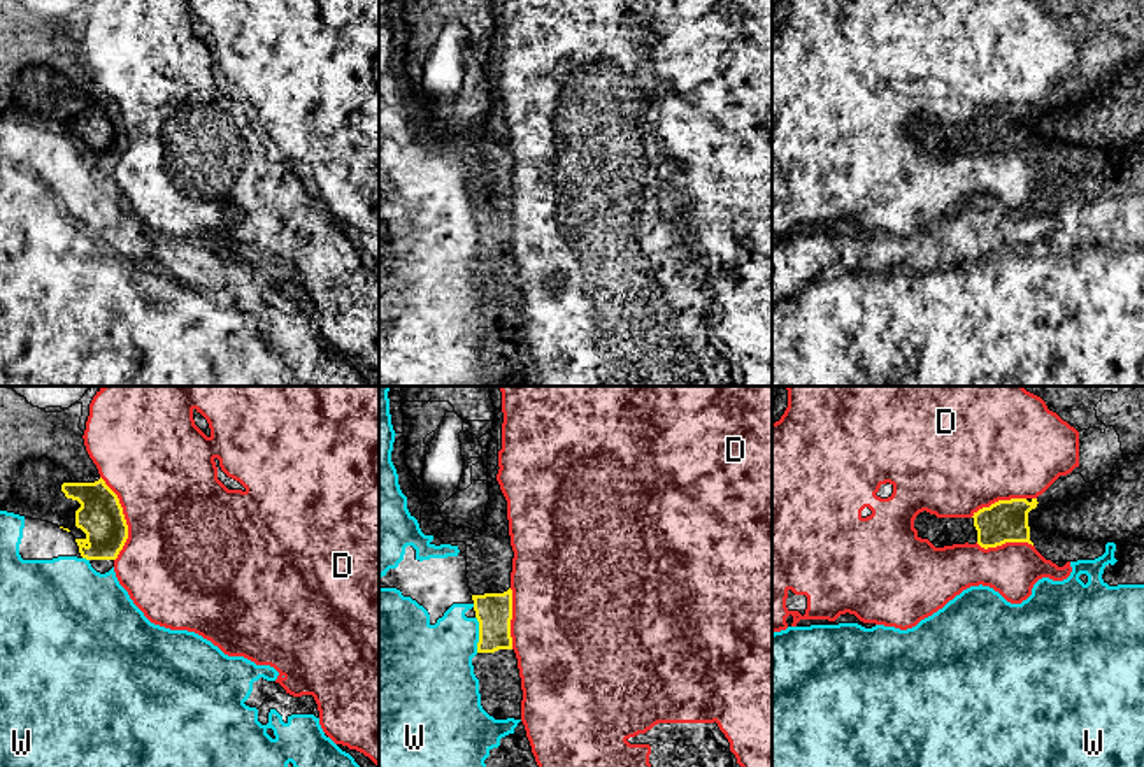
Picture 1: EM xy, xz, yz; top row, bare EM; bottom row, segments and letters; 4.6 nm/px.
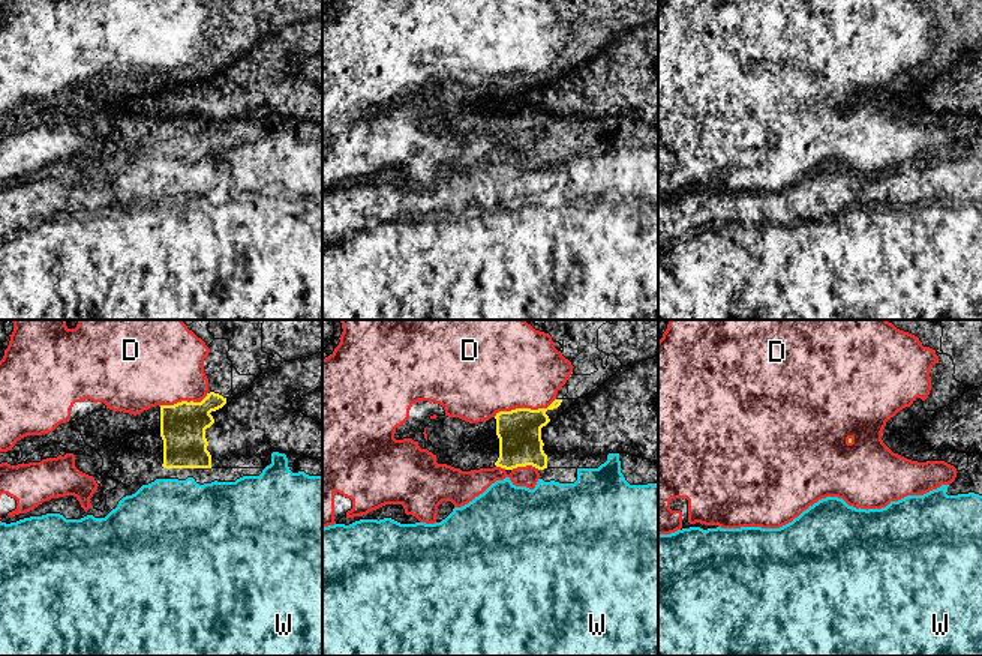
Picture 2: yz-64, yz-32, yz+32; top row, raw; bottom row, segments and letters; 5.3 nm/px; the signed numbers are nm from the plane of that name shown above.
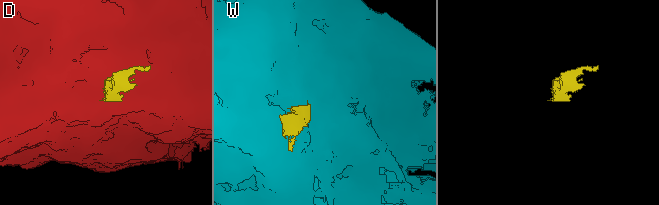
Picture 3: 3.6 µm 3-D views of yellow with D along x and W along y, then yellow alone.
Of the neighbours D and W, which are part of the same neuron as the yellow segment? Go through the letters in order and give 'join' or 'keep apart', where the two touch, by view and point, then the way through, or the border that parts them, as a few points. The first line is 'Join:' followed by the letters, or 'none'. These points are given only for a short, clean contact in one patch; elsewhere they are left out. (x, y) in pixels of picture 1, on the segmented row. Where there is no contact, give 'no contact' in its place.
Join: none
D: keep apart; contact xy (123, 518)
W: keep apart; contact xz (479, 634); border xz (476, 616), (478, 652)

